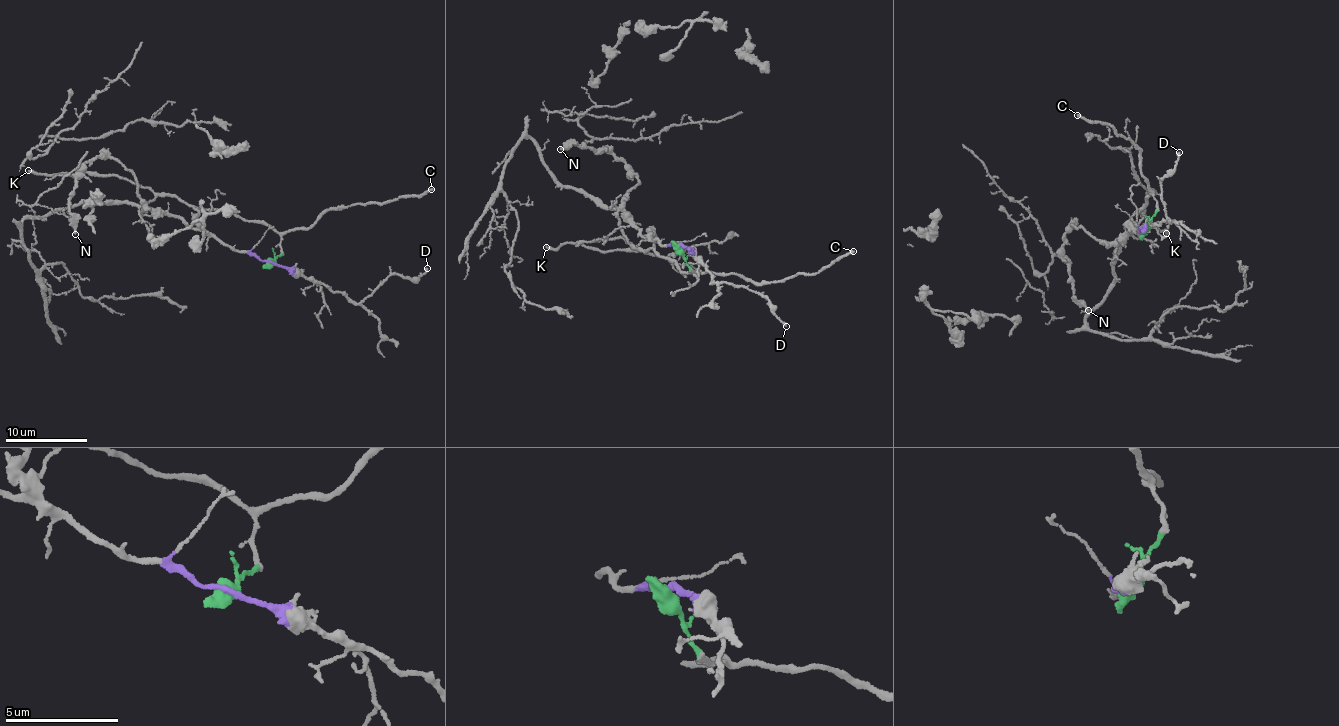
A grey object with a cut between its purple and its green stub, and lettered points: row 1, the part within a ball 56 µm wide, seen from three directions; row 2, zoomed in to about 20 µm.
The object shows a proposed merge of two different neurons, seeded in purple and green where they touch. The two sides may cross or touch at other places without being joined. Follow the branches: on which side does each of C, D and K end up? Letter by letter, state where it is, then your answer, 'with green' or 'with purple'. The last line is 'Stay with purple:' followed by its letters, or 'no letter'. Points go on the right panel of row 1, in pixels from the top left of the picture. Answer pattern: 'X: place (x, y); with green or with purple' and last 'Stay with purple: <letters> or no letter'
C: place (1077, 115); with green
D: place (1179, 152); with purple
K: place (1166, 233); with green
Stay with purple: D

